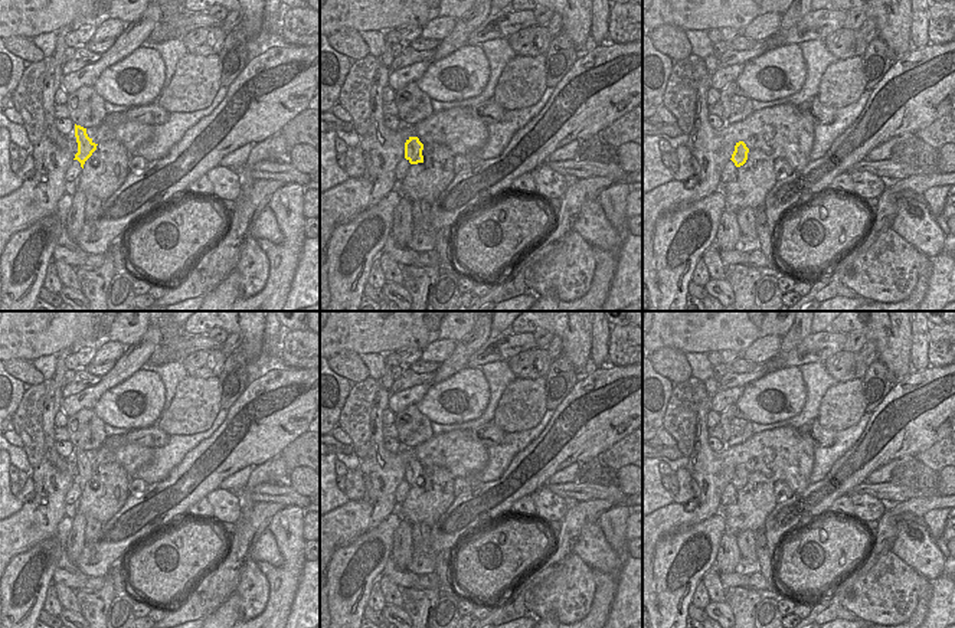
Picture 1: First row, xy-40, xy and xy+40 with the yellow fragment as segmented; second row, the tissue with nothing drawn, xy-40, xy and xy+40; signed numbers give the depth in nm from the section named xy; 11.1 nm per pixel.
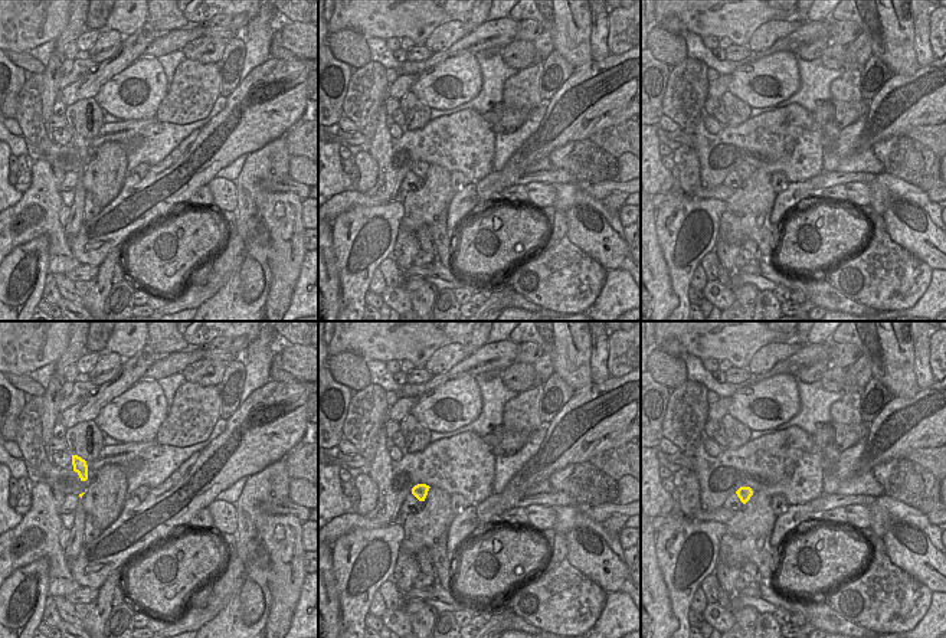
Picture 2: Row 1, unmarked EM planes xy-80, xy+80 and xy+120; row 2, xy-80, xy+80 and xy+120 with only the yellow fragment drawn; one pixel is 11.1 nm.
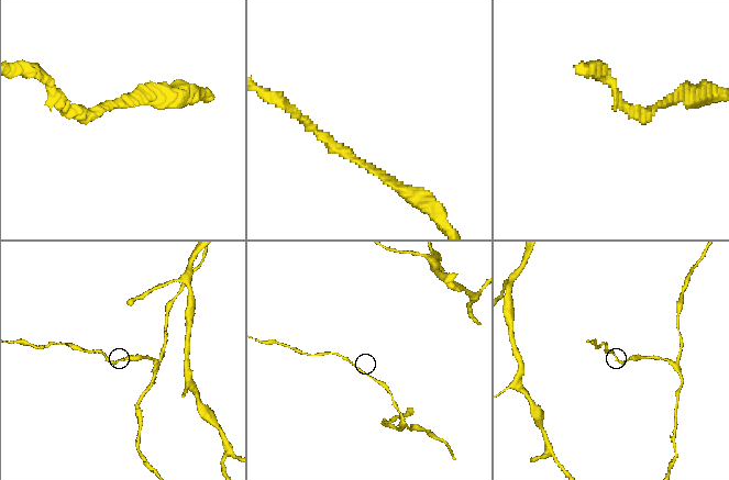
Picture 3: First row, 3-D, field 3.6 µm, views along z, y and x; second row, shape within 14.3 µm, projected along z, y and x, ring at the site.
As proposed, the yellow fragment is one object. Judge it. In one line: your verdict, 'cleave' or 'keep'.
keep

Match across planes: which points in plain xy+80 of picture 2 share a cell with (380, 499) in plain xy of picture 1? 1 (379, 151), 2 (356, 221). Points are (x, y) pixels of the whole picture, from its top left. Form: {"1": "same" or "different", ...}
{"1": "same", "2": "different"}

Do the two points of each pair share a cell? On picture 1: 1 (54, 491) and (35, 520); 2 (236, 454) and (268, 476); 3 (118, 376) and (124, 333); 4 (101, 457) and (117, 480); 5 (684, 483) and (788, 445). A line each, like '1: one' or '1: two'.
1: one
2: two
3: two
4: two
5: two

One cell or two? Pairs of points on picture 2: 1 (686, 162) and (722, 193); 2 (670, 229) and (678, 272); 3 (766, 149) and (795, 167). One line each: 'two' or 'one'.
1: one
2: one
3: one

